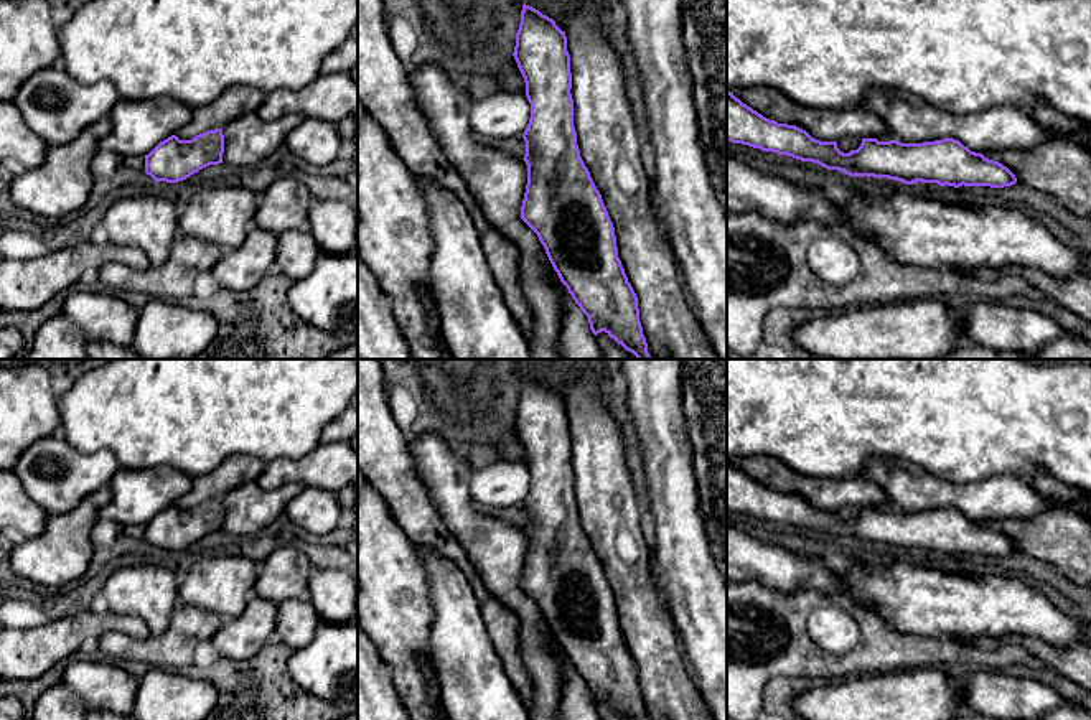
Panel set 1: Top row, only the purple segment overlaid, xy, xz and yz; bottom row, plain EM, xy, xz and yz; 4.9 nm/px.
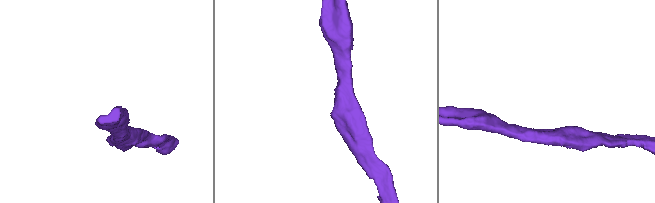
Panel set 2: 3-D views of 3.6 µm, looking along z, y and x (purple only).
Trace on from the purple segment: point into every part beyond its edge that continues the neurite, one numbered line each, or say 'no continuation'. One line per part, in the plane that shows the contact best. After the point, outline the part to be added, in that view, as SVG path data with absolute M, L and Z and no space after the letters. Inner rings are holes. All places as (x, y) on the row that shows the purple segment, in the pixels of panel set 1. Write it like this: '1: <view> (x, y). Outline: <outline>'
no continuation

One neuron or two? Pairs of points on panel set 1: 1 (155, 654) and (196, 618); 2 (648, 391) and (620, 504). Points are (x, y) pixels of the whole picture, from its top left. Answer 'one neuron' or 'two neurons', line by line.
1: one neuron
2: two neurons

